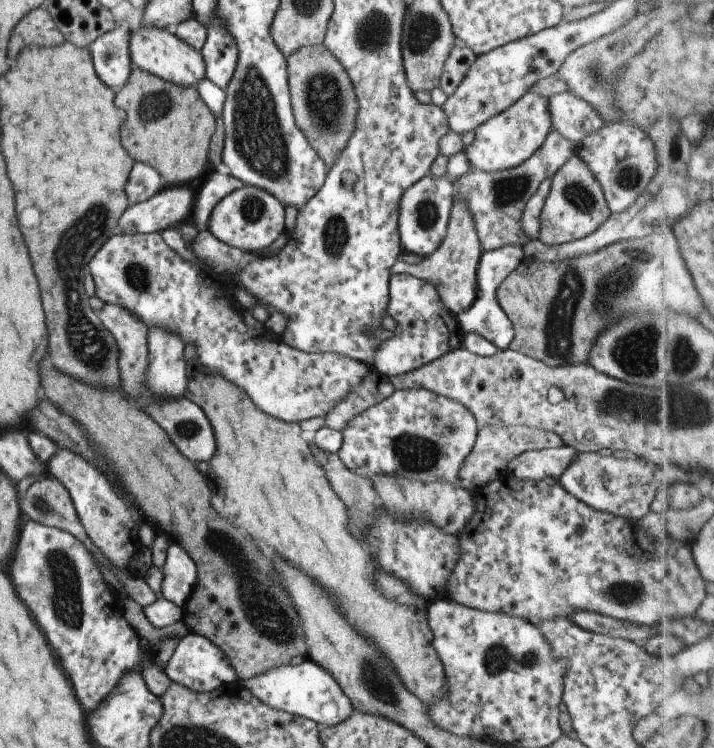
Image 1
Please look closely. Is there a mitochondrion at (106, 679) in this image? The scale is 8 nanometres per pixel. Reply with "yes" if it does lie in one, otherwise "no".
no

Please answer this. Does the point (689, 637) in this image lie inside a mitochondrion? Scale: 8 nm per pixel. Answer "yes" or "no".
no

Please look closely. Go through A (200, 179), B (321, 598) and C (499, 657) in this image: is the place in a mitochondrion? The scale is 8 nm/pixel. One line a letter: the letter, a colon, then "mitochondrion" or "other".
A: other
B: mitochondrion
C: mitochondrion

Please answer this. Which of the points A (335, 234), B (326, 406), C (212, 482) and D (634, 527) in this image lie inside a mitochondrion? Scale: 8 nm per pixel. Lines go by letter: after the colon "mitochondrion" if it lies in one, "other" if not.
A: mitochondrion
B: other
C: other
D: other

